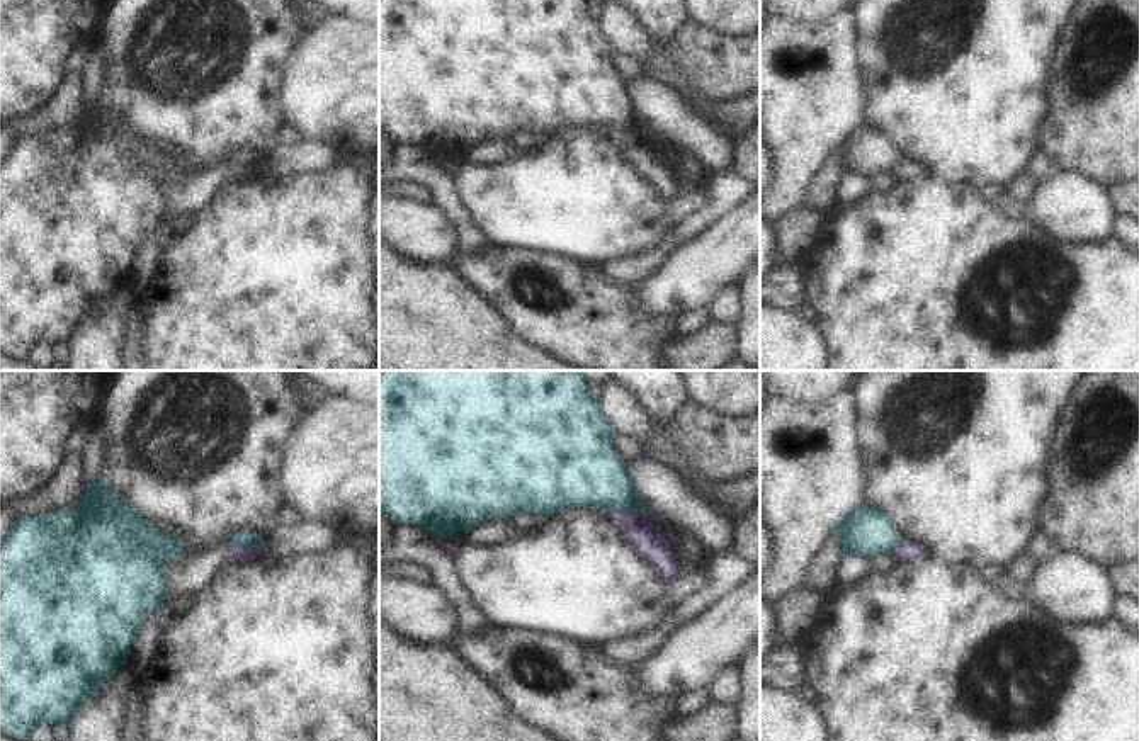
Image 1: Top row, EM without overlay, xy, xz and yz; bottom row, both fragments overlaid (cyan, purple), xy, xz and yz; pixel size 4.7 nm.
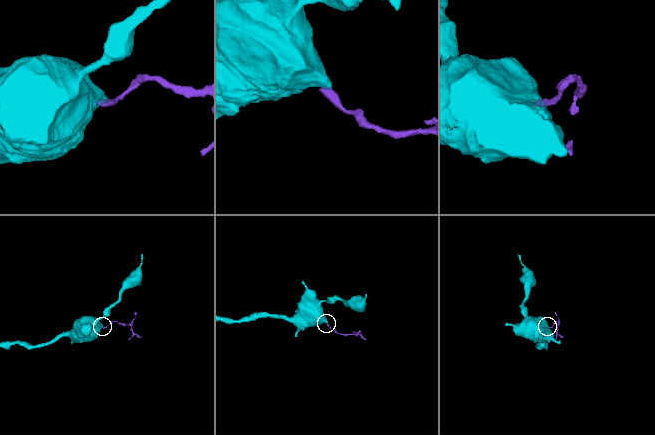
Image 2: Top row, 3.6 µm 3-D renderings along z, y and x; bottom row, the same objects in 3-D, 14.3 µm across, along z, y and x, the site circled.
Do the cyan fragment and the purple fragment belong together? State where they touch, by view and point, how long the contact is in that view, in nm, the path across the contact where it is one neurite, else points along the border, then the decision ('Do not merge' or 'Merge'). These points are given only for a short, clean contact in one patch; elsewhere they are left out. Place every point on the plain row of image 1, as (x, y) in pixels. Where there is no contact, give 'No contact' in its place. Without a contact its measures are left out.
Touches cyan at xz (626, 130). Shared border 170 nm. Boundary: xz (609, 126), (643, 133). Do not merge

